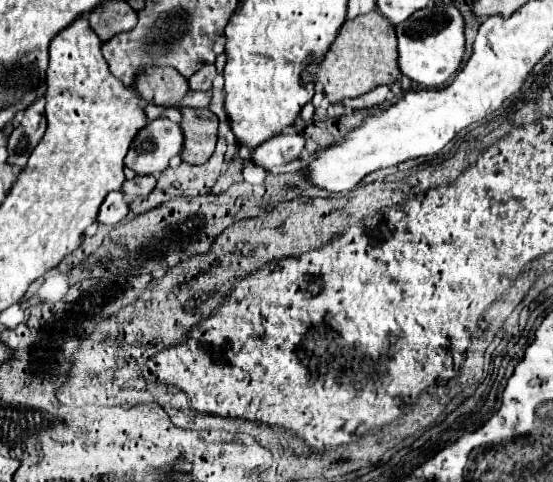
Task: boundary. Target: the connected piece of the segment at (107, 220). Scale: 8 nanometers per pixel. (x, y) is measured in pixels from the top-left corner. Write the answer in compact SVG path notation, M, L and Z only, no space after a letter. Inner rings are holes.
M111 191L107 195L107 199L103 201L103 207L99 209L99 219L97 223L105 223L105 225L115 225L121 219L125 219L129 211L129 203L123 195L123 191Z

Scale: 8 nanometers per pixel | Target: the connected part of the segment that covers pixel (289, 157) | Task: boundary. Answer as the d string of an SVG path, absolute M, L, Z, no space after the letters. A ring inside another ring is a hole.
M285 131L285 135L277 135L275 139L263 143L263 147L257 147L253 151L253 161L267 171L277 171L287 163L297 161L303 149L305 139L295 131Z

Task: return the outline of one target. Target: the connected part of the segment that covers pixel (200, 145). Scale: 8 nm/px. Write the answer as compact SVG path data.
M181 109L181 129L185 135L181 157L191 165L205 163L215 151L217 117L209 109Z

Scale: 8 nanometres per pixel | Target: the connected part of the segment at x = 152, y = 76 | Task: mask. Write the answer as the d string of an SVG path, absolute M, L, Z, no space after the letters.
M155 67L155 71L139 75L135 87L147 103L155 103L159 107L175 107L191 91L187 79L171 67Z

